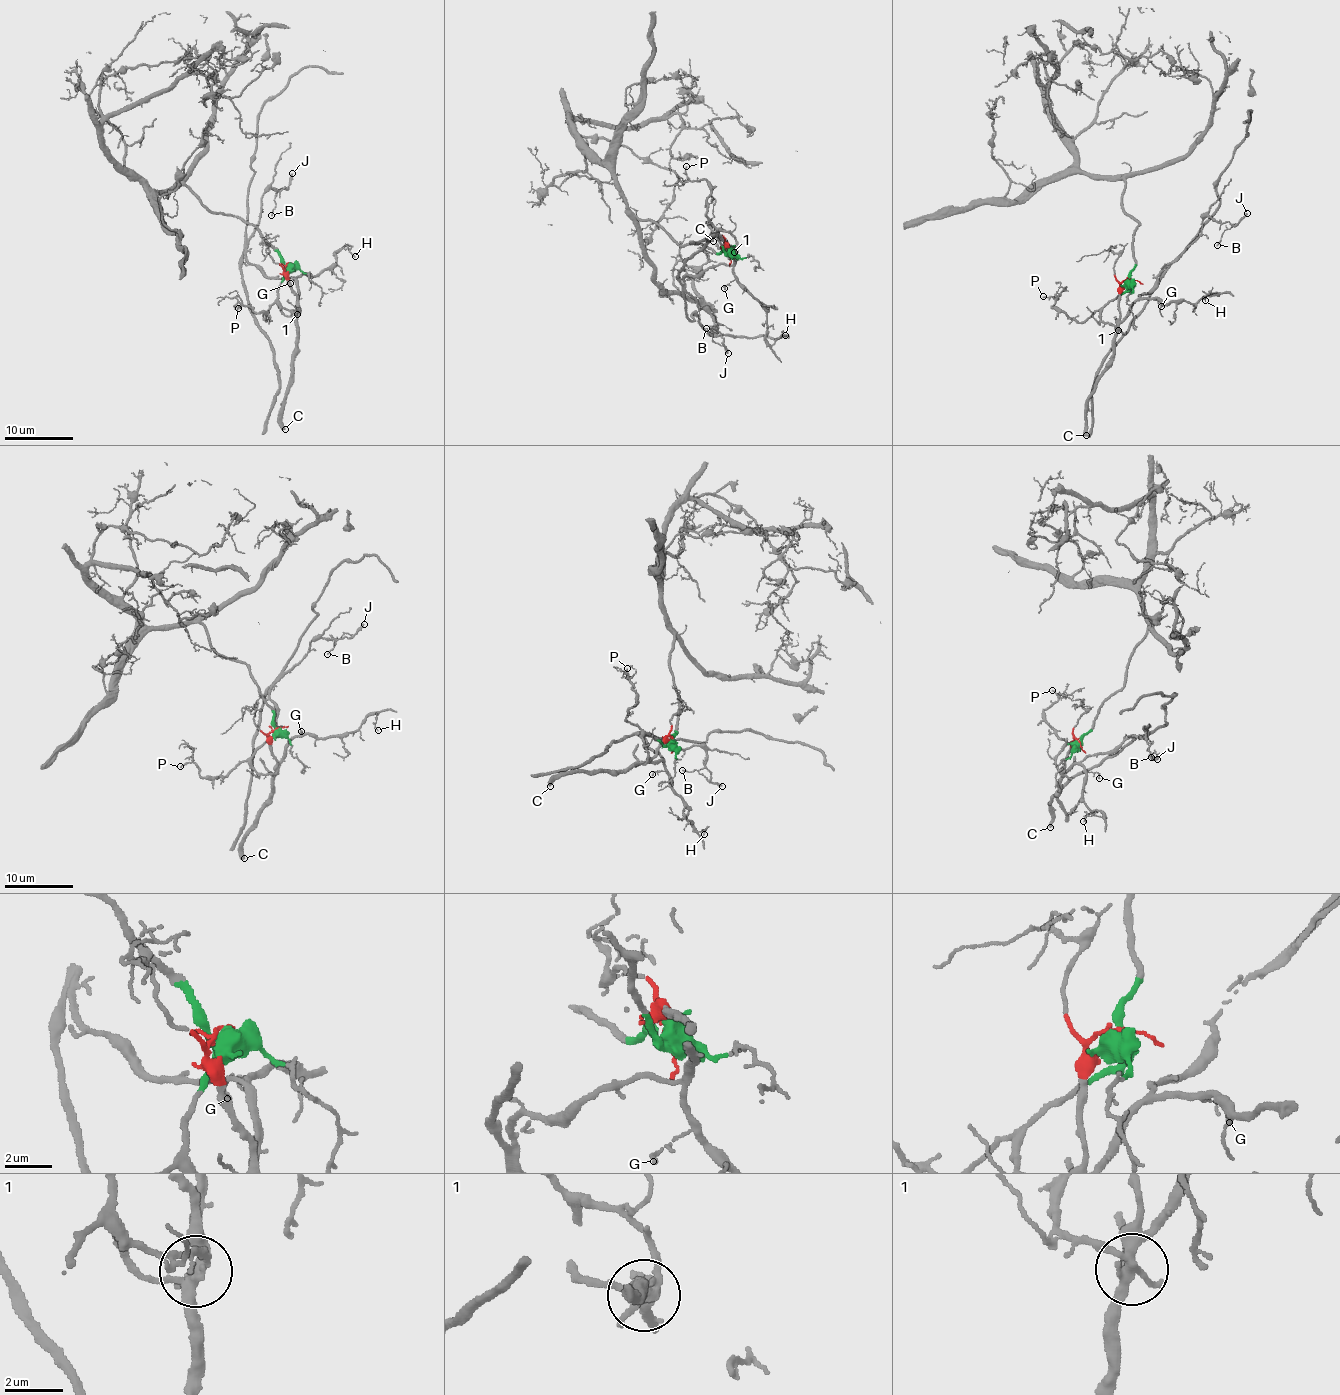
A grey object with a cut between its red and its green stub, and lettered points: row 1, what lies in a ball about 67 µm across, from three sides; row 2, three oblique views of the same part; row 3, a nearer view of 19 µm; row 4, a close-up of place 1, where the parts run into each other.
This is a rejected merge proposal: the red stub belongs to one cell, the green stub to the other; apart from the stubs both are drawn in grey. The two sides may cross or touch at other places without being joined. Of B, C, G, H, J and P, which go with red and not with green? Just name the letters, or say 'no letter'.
B, C, G, H, J

